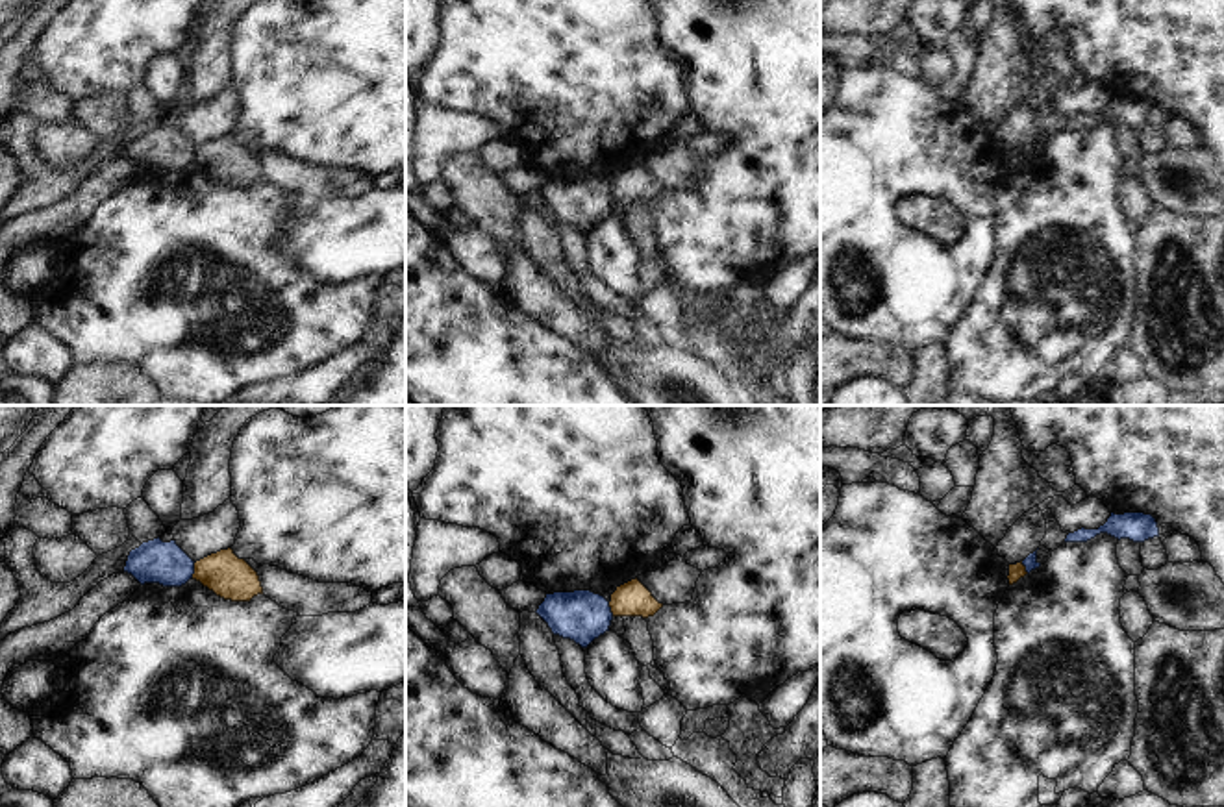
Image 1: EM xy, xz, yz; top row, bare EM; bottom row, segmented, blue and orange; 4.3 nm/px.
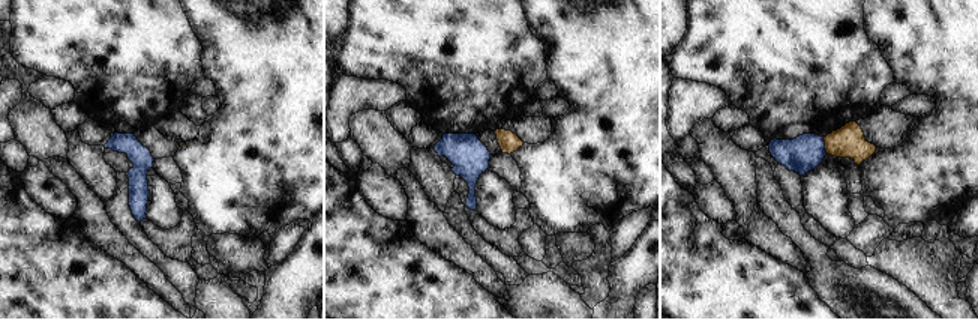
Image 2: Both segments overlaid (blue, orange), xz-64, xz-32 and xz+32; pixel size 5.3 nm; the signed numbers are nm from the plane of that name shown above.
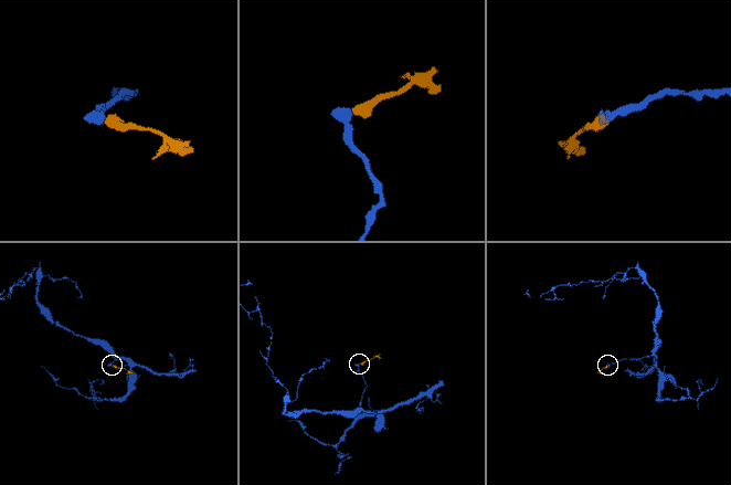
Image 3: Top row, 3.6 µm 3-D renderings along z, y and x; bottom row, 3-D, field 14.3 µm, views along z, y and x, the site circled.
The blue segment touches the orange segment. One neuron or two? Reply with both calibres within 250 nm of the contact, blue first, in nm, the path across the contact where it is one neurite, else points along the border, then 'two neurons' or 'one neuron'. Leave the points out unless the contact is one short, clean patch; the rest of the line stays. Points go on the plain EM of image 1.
190/190 nm | along xy (195, 148), (191, 161) | two neurons

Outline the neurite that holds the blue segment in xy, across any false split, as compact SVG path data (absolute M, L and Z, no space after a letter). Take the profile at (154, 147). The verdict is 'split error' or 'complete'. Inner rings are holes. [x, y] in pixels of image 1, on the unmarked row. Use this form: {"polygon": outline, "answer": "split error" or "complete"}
{"polygon": "M159 122L131 135L124 152L141 170L159 168L163 172L181 172L194 159L194 146L176 130Z", "answer": "complete"}

